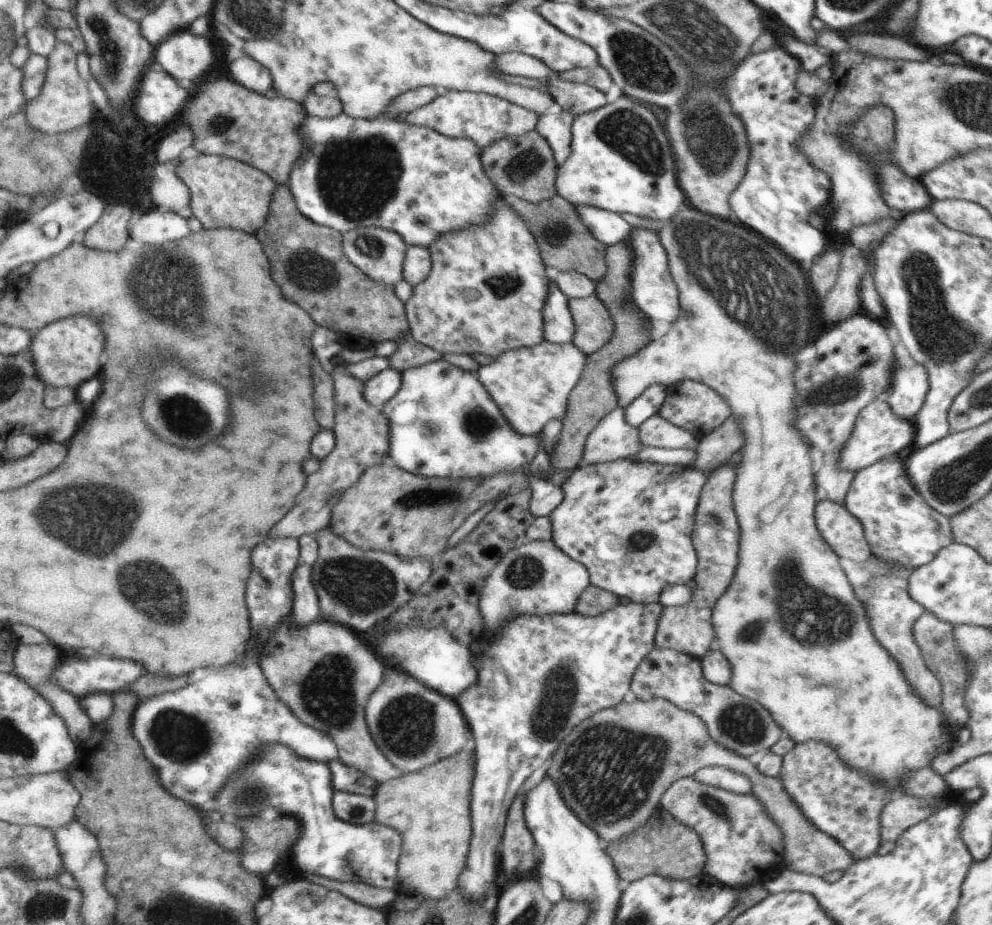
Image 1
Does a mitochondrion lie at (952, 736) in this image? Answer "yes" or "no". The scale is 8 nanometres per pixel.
no

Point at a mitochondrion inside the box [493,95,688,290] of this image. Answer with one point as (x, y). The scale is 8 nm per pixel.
(631, 133)

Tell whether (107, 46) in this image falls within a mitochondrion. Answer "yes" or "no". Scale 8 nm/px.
yes

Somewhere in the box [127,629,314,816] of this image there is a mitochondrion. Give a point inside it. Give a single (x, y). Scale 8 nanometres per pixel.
(181, 737)

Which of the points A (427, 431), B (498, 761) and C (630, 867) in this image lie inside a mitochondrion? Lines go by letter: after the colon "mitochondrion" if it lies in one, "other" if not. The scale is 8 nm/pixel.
A: mitochondrion
B: other
C: other

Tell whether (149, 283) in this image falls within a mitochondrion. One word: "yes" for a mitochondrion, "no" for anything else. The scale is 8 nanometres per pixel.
yes

